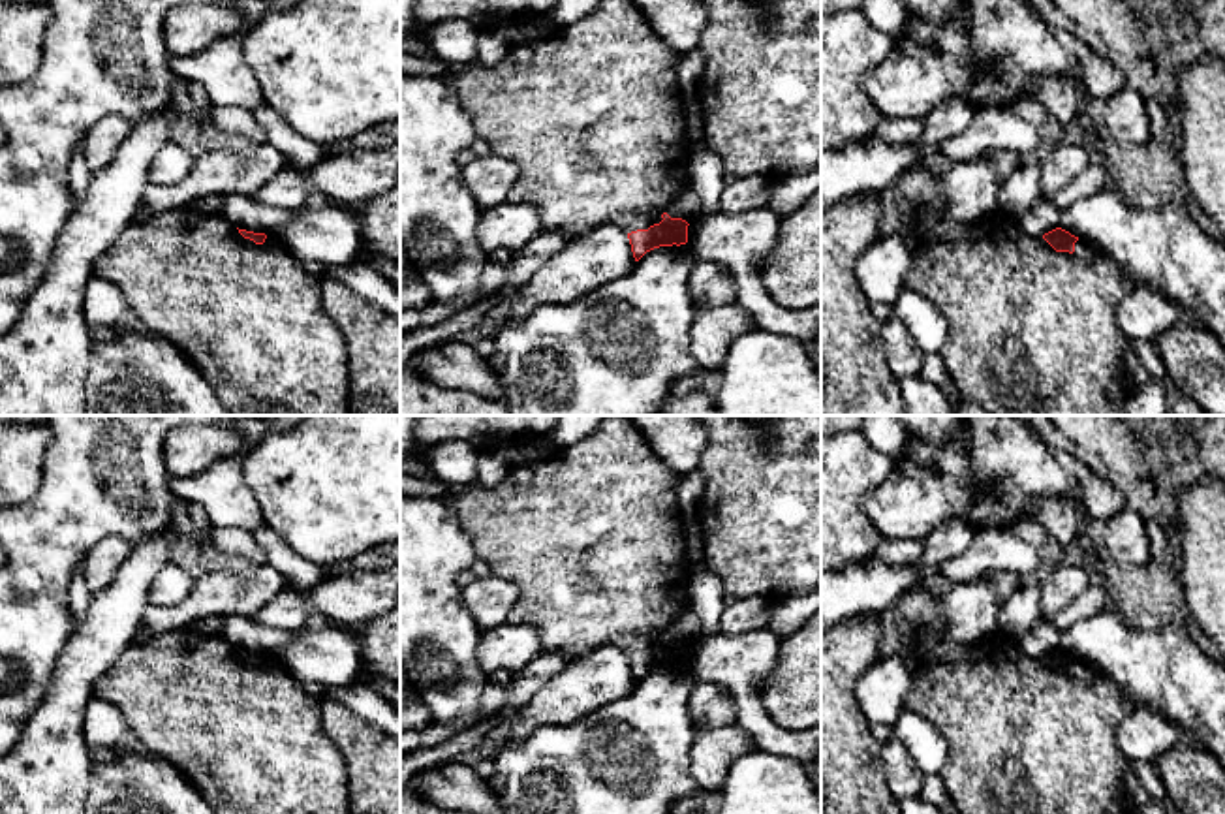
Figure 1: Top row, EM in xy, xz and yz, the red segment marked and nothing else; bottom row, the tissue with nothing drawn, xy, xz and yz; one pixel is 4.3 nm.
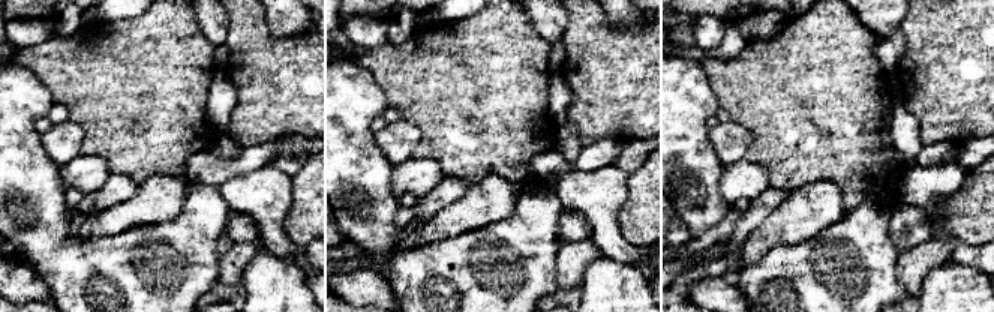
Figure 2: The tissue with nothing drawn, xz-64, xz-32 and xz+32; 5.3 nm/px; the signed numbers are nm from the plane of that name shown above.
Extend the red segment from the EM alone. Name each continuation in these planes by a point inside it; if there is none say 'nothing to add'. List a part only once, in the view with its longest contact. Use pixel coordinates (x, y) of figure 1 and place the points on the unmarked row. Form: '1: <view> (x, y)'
1: yz (1023, 739)

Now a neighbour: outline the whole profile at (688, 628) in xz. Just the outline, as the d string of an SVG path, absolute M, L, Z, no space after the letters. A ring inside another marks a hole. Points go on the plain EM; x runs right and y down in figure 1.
M691 611L675 620L665 634L671 639L682 639L688 645L697 645L705 635L699 617Z

